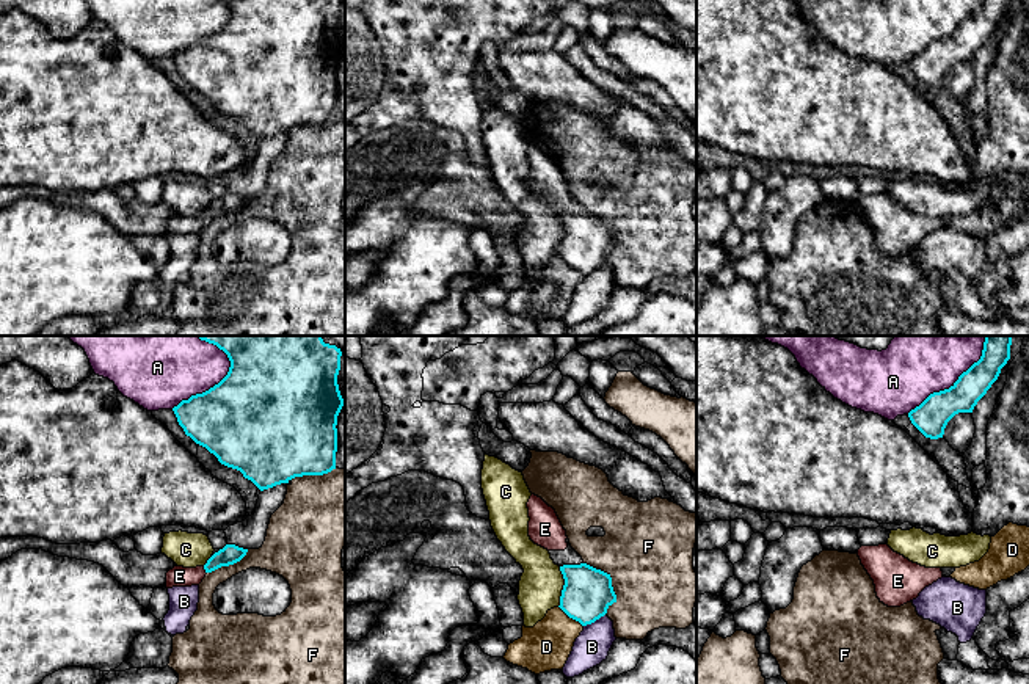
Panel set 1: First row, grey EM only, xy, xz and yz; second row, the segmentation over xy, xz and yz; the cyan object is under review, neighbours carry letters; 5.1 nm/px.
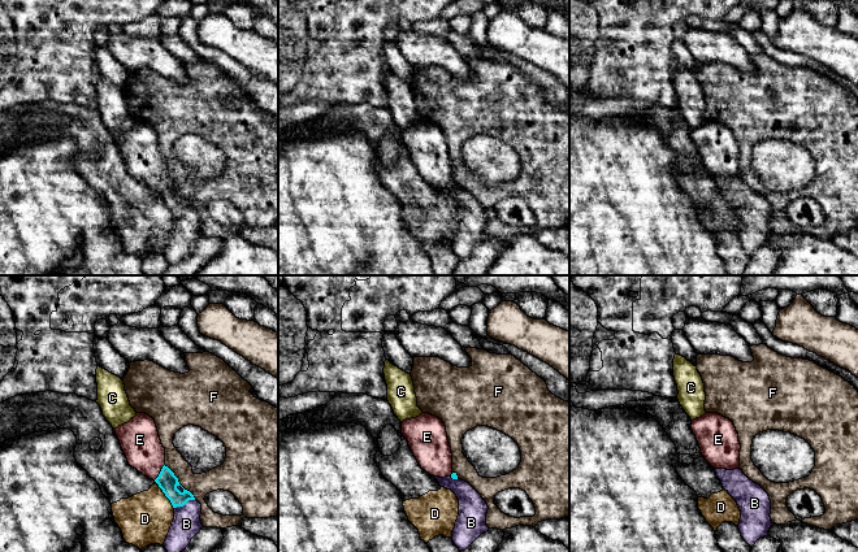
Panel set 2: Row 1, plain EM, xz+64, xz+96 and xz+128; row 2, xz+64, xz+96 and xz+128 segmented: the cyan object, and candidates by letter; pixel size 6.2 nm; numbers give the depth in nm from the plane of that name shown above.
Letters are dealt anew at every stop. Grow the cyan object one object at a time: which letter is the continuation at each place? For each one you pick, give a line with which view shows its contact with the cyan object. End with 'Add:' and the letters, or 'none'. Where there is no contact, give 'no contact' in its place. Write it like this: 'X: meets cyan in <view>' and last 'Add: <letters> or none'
E: meets cyan in xy
Add: E

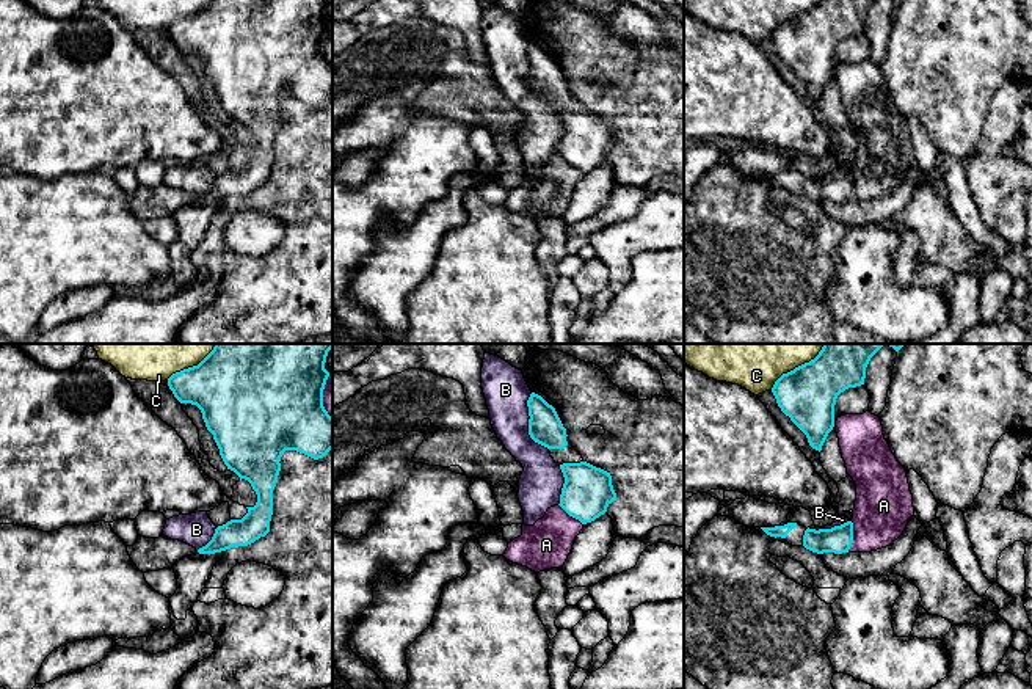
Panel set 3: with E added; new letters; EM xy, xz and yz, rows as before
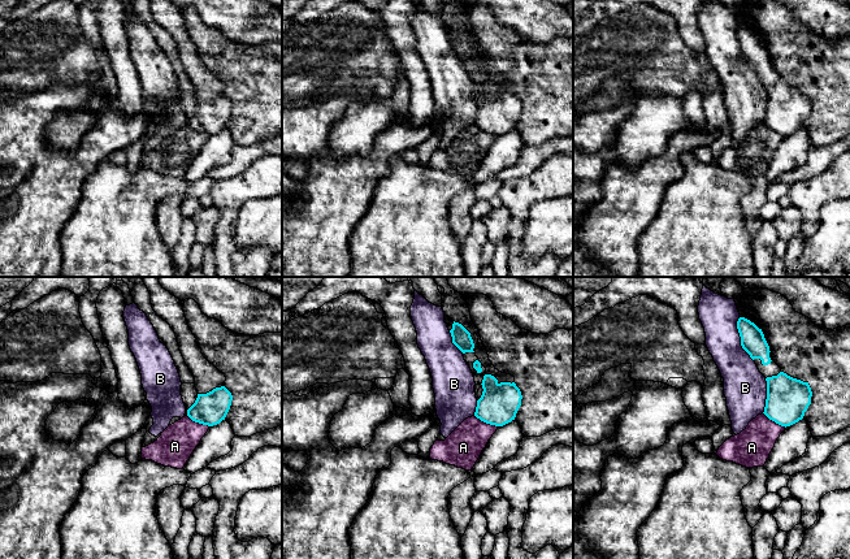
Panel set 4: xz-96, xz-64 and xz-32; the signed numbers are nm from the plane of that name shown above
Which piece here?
Add: none

